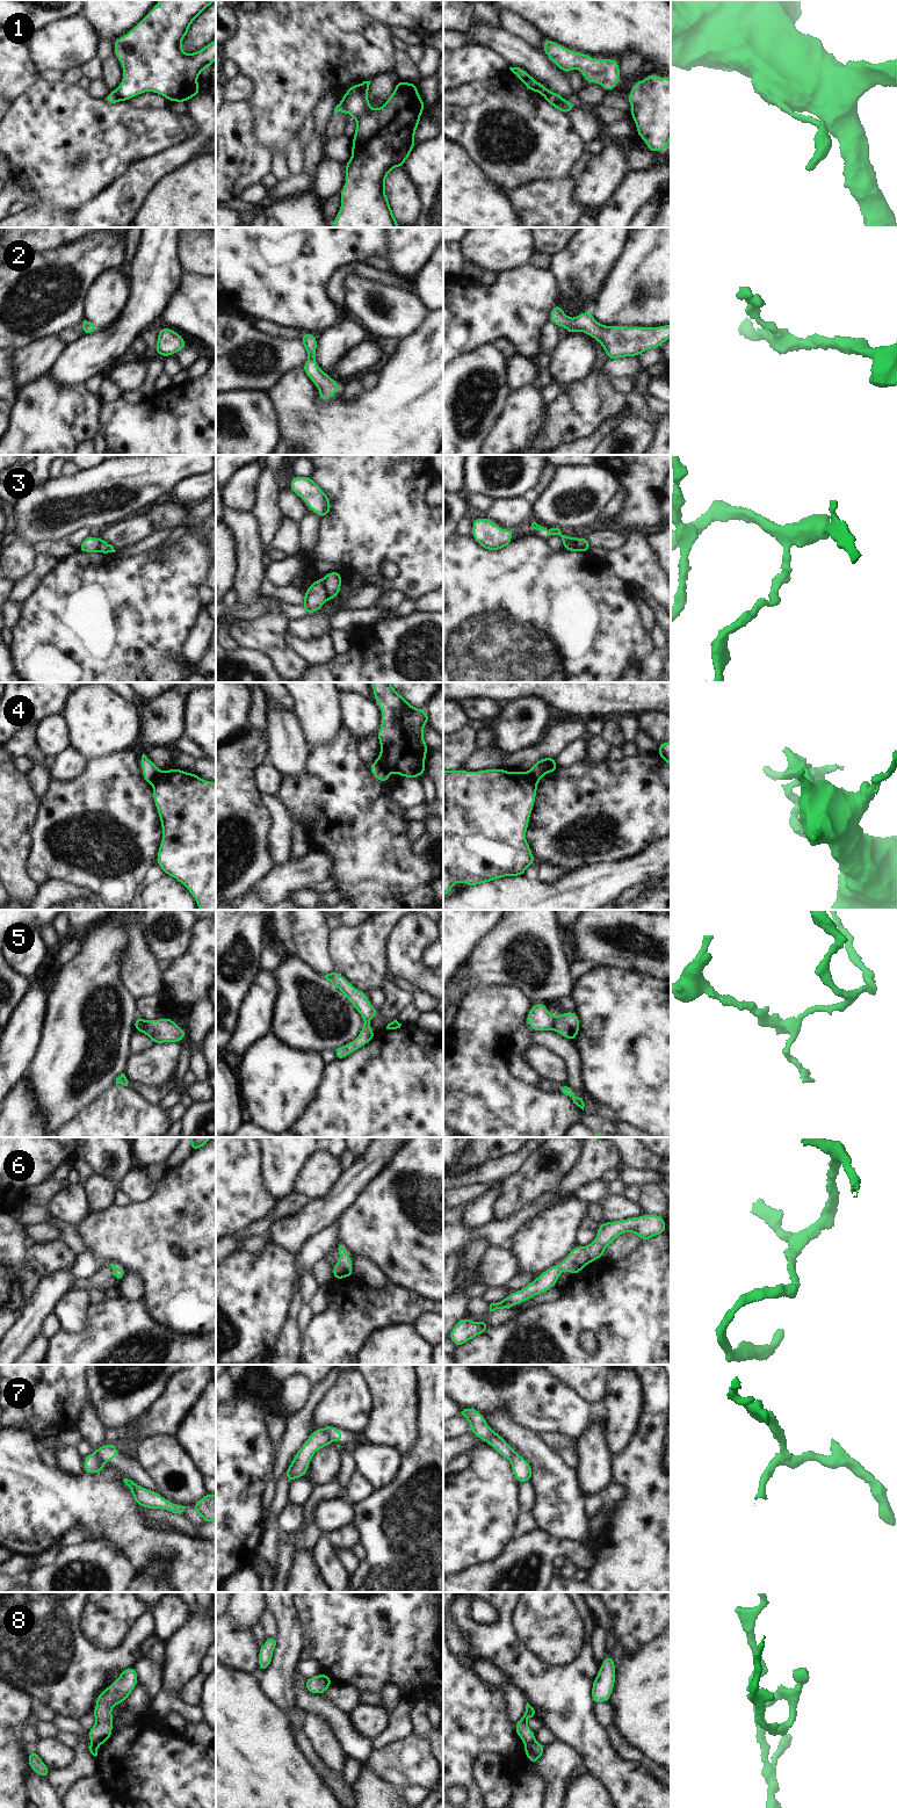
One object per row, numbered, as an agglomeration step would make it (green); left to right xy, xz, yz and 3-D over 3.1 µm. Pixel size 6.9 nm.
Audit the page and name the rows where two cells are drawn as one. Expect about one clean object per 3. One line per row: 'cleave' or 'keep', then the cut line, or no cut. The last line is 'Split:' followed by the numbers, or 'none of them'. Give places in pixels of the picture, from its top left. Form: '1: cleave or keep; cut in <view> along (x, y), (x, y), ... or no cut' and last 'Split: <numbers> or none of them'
1: cleave; cut in xz along (341, 101), (347, 111)
2: keep; no cut
3: cleave; cut in xz along (320, 579), (327, 599)
4: cleave; cut in xy along (164, 772), (156, 778), (152, 785)
5: cleave; cut in yz along (554, 1017), (554, 1027), (556, 1029)
6: keep; no cut
7: cleave; cut in xz along (322, 1429), (330, 1439)
8: cleave; cut in yz along (534, 1740), (525, 1745)
Split: 1, 3, 4, 5, 7, 8

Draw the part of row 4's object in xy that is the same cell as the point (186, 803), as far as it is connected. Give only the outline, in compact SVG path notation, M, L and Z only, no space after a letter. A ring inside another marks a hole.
M172 767L155 778L153 800L164 832L157 865L187 888L198 910L216 910L216 782Z

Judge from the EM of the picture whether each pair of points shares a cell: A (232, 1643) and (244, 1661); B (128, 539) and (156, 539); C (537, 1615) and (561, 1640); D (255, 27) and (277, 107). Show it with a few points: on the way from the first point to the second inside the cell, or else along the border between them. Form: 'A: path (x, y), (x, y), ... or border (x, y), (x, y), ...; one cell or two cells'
A: path (237, 1648), (244, 1656); one cell
B: border (154, 529), (137, 542), (117, 549); two cells
C: path (543, 1621), (556, 1634); one cell
D: path (273, 46), (275, 49), (275, 82), (277, 87); one cell

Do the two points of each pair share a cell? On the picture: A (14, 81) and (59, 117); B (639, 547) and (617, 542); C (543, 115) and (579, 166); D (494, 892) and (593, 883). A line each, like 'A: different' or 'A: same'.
A: different
B: different
C: different
D: same

